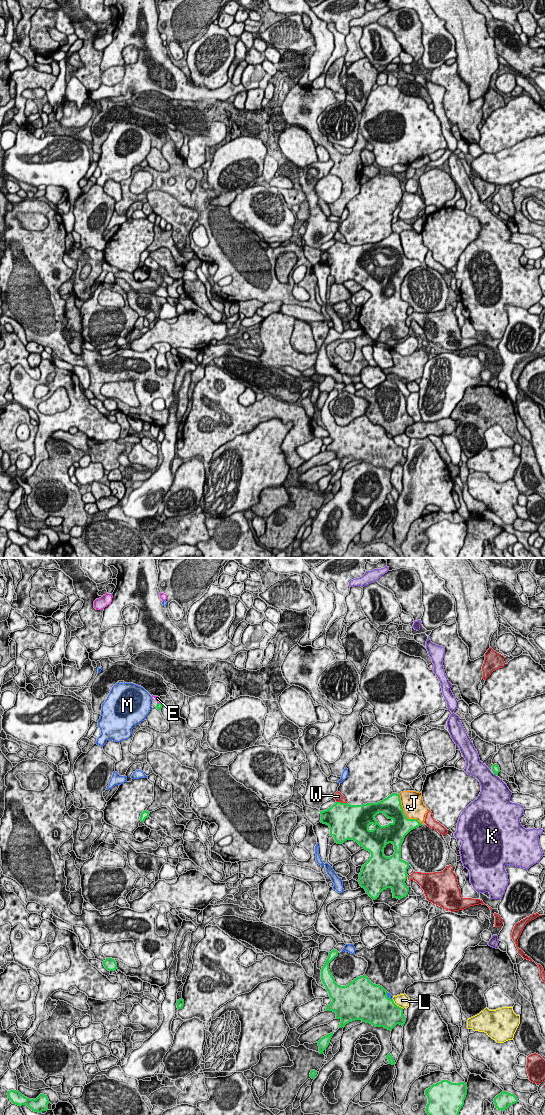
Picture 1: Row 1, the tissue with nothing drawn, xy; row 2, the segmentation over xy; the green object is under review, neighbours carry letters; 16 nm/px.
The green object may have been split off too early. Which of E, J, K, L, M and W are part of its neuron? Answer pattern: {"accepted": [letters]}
{"accepted": ["E"]}

